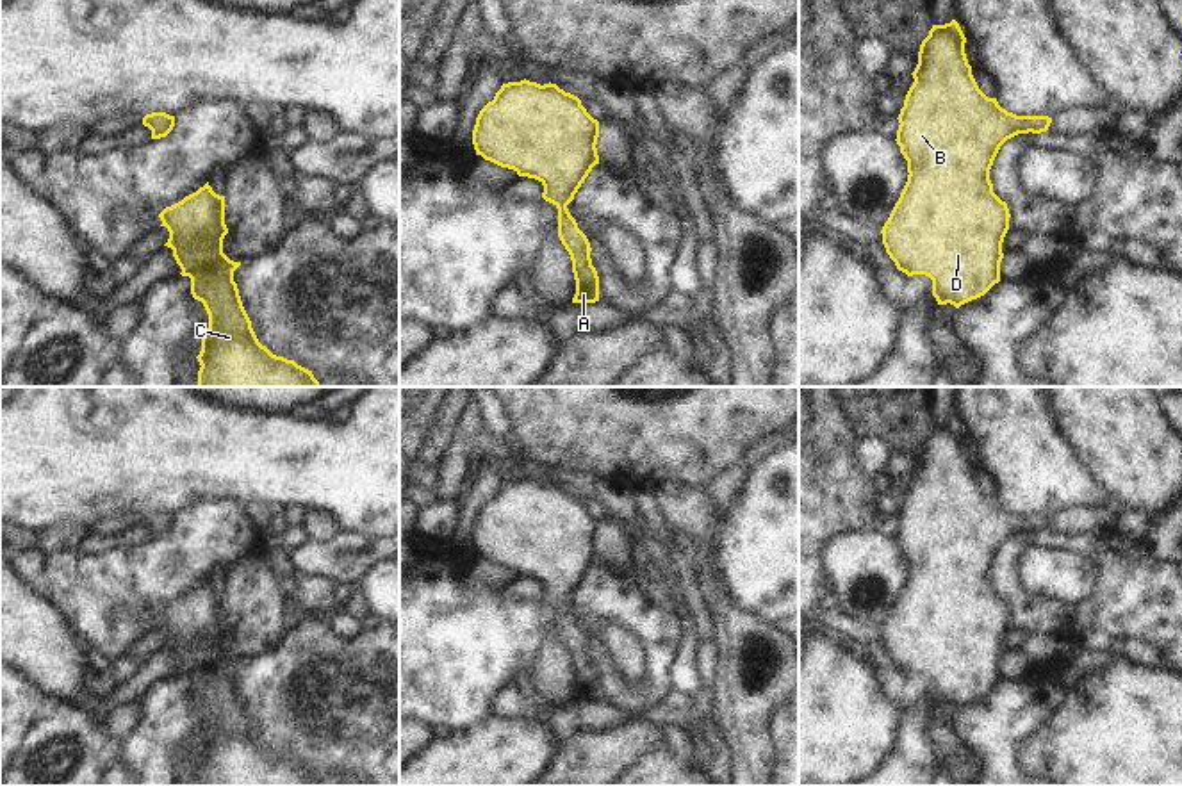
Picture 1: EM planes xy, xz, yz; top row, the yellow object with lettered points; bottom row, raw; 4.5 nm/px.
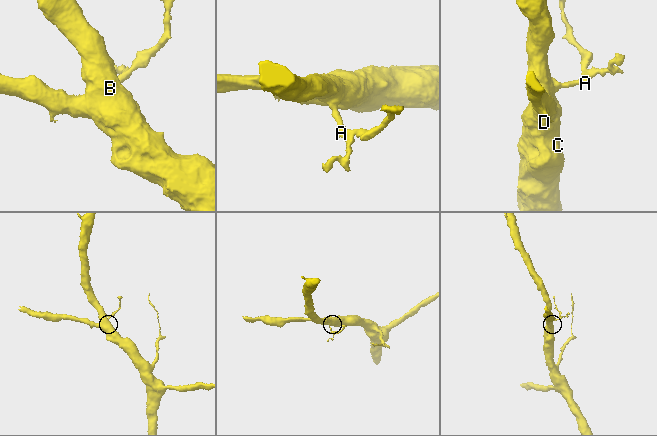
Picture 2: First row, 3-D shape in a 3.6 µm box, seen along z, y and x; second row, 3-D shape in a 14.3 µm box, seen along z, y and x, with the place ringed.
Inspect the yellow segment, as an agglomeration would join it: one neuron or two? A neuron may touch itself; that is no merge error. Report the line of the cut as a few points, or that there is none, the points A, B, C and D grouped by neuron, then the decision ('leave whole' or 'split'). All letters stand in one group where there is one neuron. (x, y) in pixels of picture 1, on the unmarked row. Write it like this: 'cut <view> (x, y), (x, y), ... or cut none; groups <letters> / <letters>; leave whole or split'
cut none; groups A B C D; leave whole

